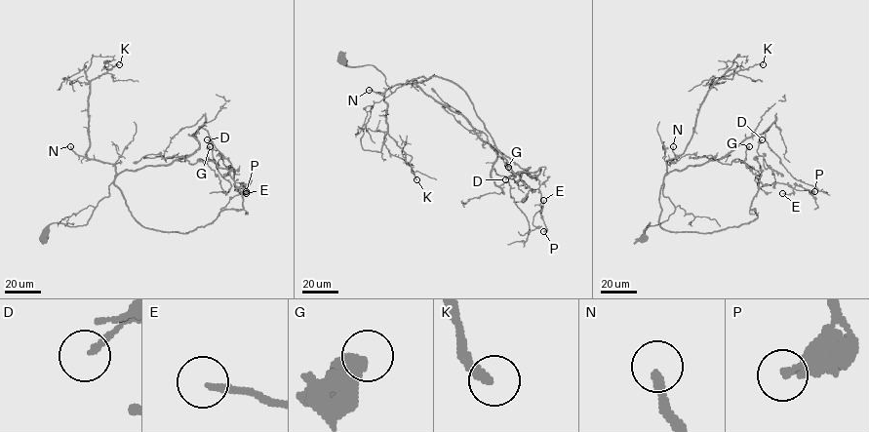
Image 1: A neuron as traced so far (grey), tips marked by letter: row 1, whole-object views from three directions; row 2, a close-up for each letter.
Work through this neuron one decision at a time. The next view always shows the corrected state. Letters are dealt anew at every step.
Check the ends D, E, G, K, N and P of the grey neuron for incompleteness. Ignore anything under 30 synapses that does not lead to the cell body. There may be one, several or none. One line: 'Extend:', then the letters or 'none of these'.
Extend: K, N

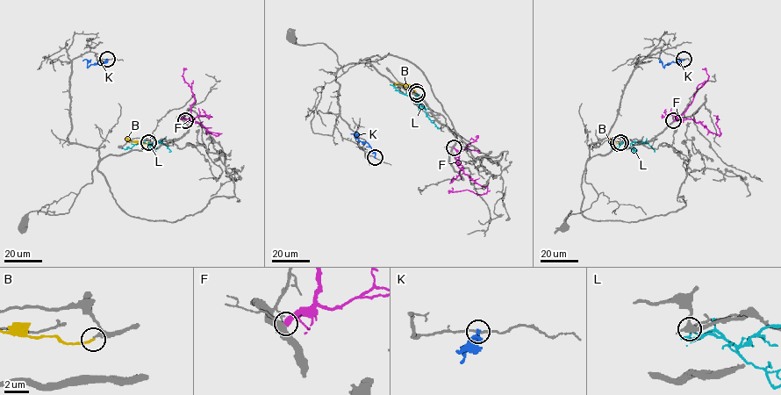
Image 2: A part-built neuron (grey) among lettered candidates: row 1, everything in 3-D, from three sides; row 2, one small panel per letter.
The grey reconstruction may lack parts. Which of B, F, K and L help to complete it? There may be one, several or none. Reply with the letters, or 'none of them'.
B

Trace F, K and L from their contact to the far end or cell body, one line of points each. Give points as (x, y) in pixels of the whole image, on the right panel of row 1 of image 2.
F: (673, 121), (691, 118), (720, 135), (715, 124), (718, 118), (713, 115)
K: (684, 59), (663, 67), (660, 61)
L: (620, 142), (627, 145), (642, 141), (655, 152)

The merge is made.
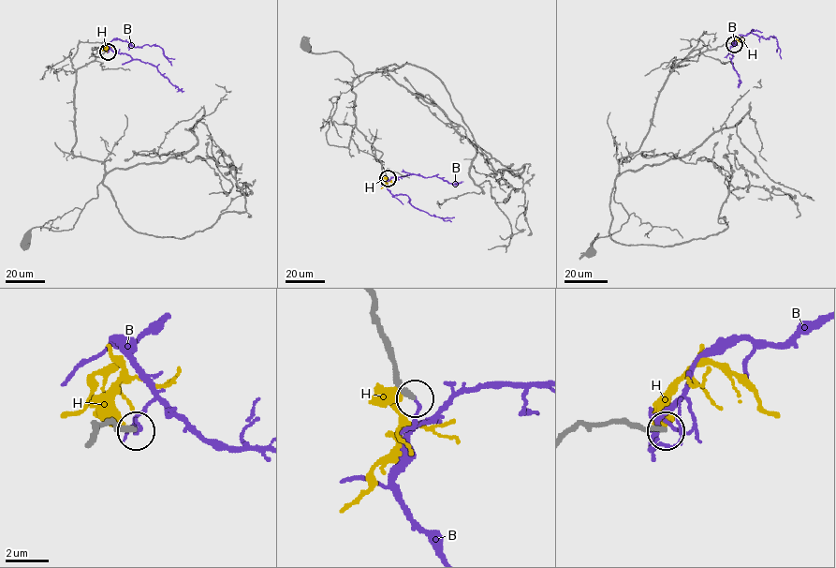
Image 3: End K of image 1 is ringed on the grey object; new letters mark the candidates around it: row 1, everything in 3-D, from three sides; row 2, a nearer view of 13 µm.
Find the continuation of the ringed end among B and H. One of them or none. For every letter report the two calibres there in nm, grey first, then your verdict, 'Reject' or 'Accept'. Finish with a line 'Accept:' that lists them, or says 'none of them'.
B: Thickness 240 nm (grey) against 130 nm. Reject
H: Thickness 320 nm (grey) against 600 nm. Reject
Accept: none of them

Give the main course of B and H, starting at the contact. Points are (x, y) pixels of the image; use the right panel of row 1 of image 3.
B: (734, 43), (738, 37), (753, 30), (766, 38), (771, 36), (777, 40), (781, 58)
H: (732, 43), (739, 37), (745, 42)

